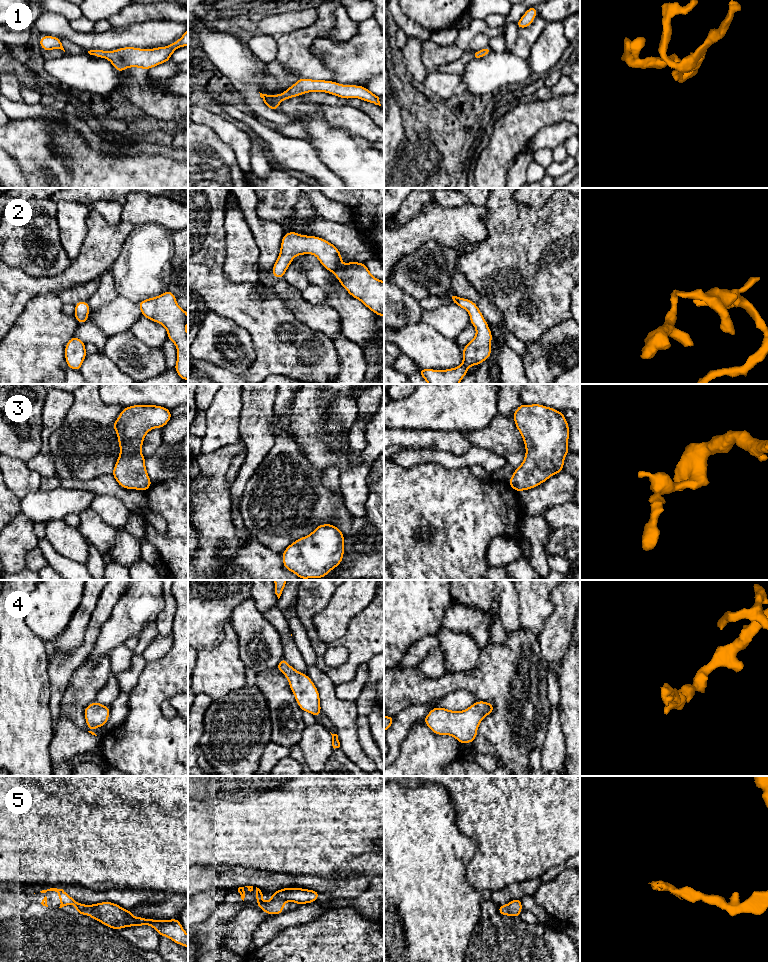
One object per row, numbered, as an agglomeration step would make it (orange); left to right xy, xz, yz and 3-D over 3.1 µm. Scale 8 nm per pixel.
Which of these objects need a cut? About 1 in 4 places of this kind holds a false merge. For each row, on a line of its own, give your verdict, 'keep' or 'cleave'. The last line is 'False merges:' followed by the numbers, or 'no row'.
1: keep
2: keep
3: keep
4: keep
5: keep
False merges: no row

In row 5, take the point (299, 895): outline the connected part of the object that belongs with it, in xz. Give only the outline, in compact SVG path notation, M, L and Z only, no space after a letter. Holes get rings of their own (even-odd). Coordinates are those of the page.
M256 887L255 899L257 905L263 912L277 915L284 912L283 907L287 901L296 902L298 907L301 904L313 903L317 900L320 892L303 888L283 888L271 895L270 901L261 901L260 898L266 893Z

